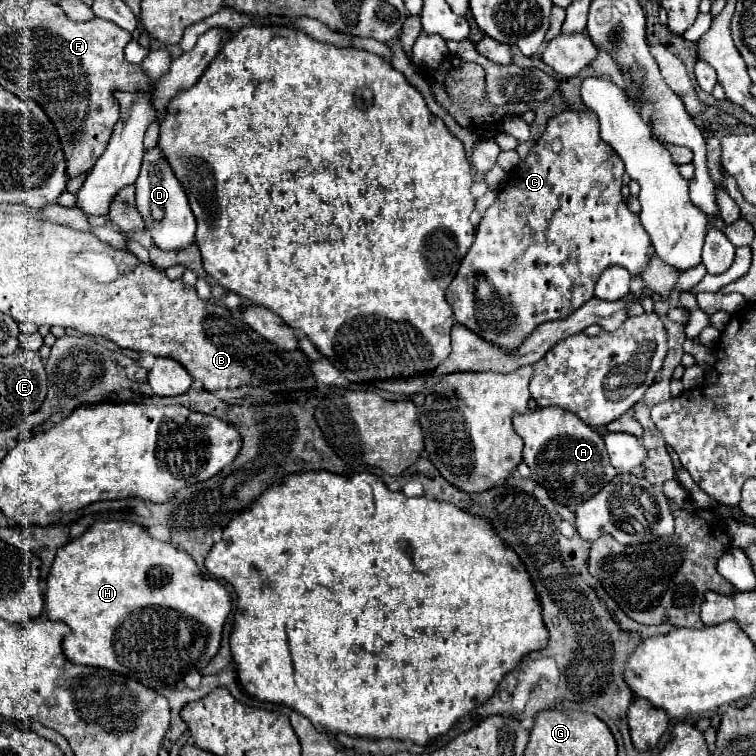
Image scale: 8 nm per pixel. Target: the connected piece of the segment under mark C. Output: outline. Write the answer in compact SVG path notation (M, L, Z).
M568 110L568 112L554 116L554 120L548 120L548 126L546 126L546 132L542 134L542 138L536 142L536 146L530 150L530 154L508 174L506 184L498 190L496 202L482 216L478 230L476 230L476 240L474 240L472 248L468 250L468 254L464 256L464 260L458 268L458 274L454 276L454 280L446 292L446 300L450 302L450 306L454 310L456 322L464 324L478 336L482 336L498 346L506 346L508 350L514 350L518 346L518 342L522 342L538 324L550 322L550 320L562 320L562 318L570 316L570 312L578 310L586 300L590 300L590 296L594 296L596 280L600 278L604 268L616 264L616 266L624 266L632 276L642 274L642 270L646 268L646 264L650 260L650 236L644 230L638 214L630 212L630 208L626 206L626 200L620 194L622 176L624 176L624 164L622 164L620 156L614 152L614 148L610 148L610 144L606 144L600 138L600 122L592 110L584 110L584 112Z

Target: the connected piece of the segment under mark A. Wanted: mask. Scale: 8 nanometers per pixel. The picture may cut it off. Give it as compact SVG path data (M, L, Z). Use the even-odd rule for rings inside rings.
M536 408L526 414L514 414L514 428L524 440L522 454L530 466L530 476L546 488L552 500L570 510L576 510L584 500L598 494L616 476L602 436L572 412L564 412L562 408Z

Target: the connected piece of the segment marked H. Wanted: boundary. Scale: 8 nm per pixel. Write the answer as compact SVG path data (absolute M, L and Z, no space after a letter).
M106 520L106 522L94 522L78 540L72 540L70 544L62 546L56 554L56 560L52 564L50 576L48 576L48 588L46 588L46 610L48 610L48 618L50 620L60 620L66 622L70 626L70 634L64 638L62 642L62 650L66 654L66 658L74 664L86 664L86 666L96 666L96 668L106 668L112 672L118 672L126 678L132 678L136 682L140 682L142 686L148 688L162 688L162 686L172 686L176 682L180 682L190 670L202 670L210 664L210 660L218 654L220 650L220 642L222 642L222 628L224 622L232 610L232 596L230 592L214 578L204 578L198 570L198 566L194 564L194 560L184 552L178 550L172 544L160 542L156 538L152 538L144 526L134 524L134 522L124 522L124 520Z

